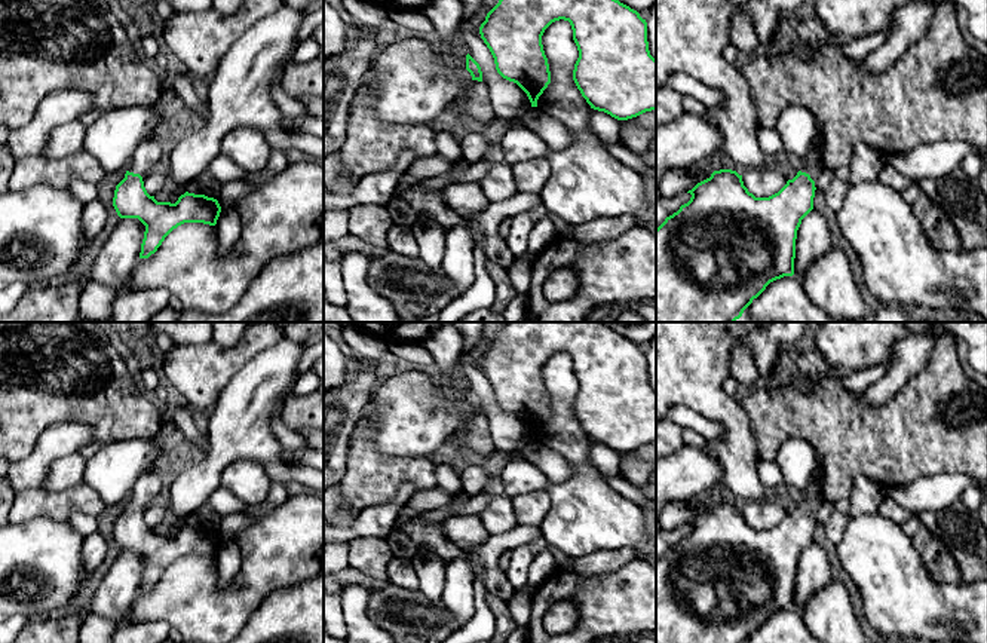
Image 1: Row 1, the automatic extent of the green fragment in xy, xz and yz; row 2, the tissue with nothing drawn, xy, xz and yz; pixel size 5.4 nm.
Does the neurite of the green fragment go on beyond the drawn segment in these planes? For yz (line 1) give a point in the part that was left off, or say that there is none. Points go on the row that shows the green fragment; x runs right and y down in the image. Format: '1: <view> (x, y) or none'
1: yz (812, 164)

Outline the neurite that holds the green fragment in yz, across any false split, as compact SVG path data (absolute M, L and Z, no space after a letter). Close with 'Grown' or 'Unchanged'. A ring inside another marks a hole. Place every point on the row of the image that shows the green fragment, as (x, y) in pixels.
M819 120L821 141L801 159L801 169L793 180L775 195L769 198L755 198L744 186L742 175L732 169L714 171L709 178L698 183L687 193L692 195L690 200L680 206L677 212L666 217L665 221L656 229L656 322L735 322L744 310L757 298L766 287L784 276L794 275L796 258L796 239L801 220L813 209L815 180L825 169L824 165L824 122Z. Grown

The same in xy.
M156 137L142 140L131 157L125 178L116 186L114 190L113 206L117 215L120 218L138 218L145 226L140 258L148 258L154 254L165 238L178 226L184 223L203 223L215 226L221 212L218 200L205 195L186 192L175 203L171 203L157 202L154 196L147 193L142 178L153 171L153 166L160 160L163 150L165 147L156 140Z. Grown

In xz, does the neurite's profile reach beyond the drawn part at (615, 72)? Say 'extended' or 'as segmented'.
as segmented

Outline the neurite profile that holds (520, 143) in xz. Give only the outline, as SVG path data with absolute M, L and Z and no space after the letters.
M524 125L508 129L499 144L511 166L521 160L546 157L549 150L546 143Z

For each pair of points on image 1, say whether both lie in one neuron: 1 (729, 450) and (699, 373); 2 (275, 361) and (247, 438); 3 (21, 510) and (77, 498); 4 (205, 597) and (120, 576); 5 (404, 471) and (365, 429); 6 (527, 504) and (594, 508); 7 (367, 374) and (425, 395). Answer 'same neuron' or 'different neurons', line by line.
1: same neuron
2: same neuron
3: same neuron
4: different neurons
5: same neuron
6: different neurons
7: different neurons

